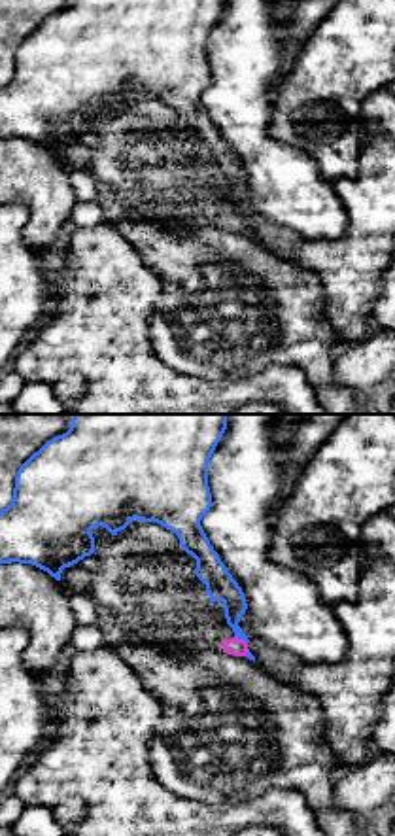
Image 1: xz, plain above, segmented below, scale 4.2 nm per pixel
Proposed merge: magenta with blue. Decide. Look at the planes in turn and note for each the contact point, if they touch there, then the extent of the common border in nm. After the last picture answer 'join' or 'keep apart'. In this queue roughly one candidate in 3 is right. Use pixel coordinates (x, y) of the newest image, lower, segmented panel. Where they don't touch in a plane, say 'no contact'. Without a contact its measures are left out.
contact (240, 640); length 70 nm

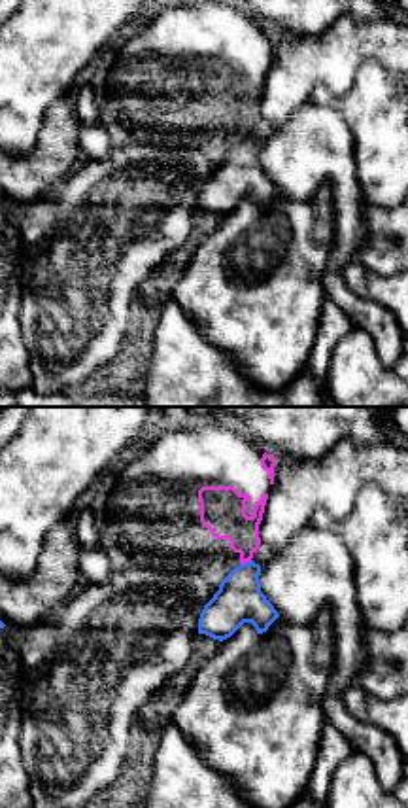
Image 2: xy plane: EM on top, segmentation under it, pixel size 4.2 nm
contact (246, 561); length 60 nm

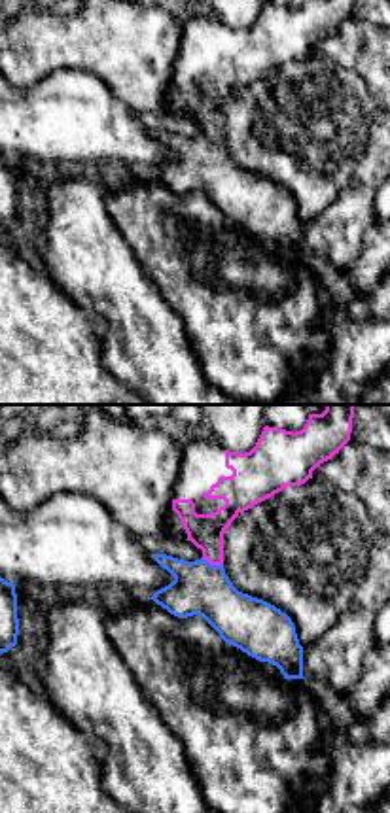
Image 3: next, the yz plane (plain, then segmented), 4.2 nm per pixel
contact (212, 564); length 100 nm

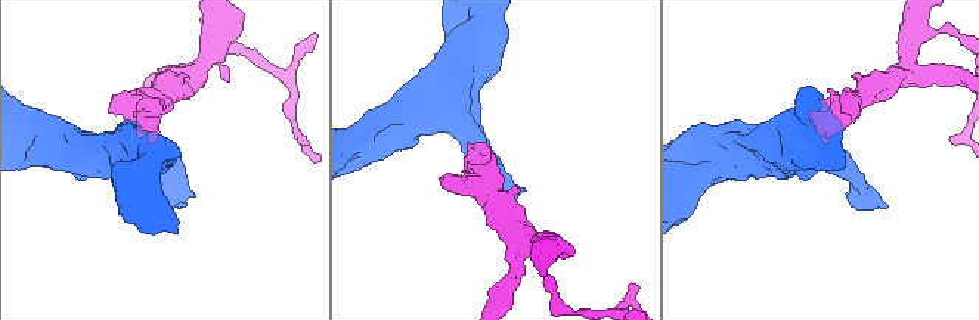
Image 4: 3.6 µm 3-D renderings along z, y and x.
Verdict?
keep apart

